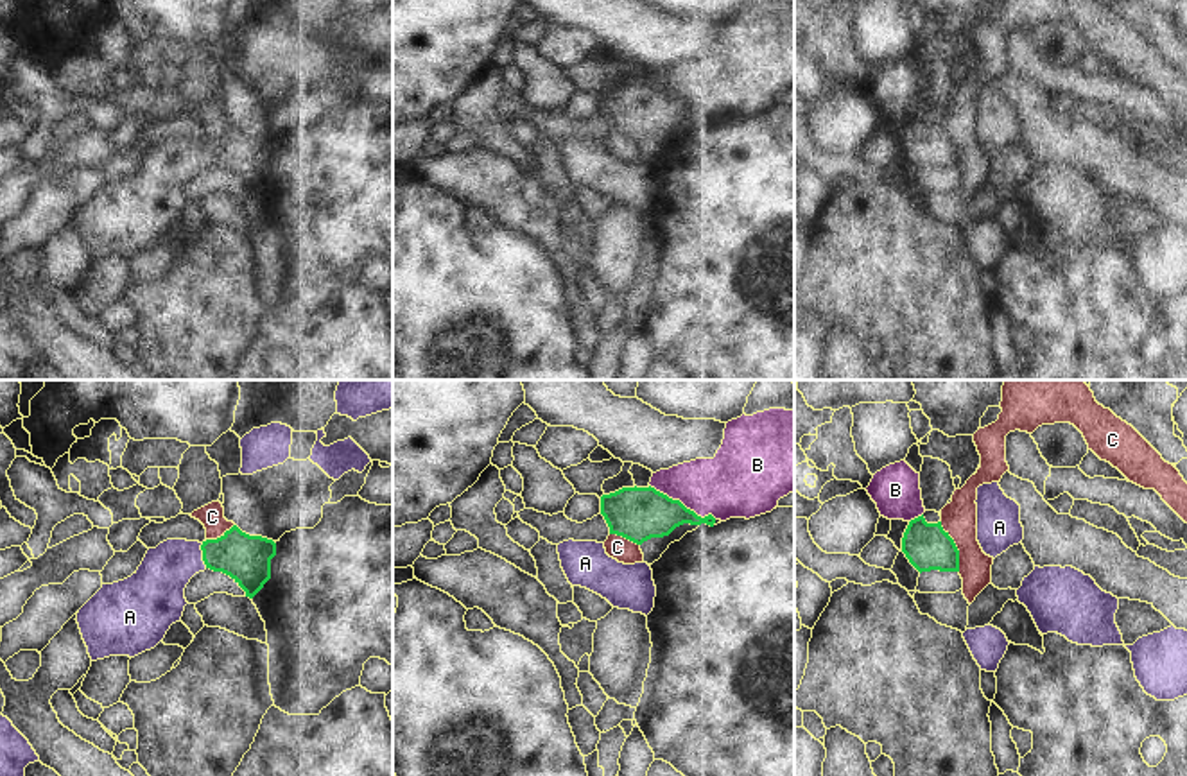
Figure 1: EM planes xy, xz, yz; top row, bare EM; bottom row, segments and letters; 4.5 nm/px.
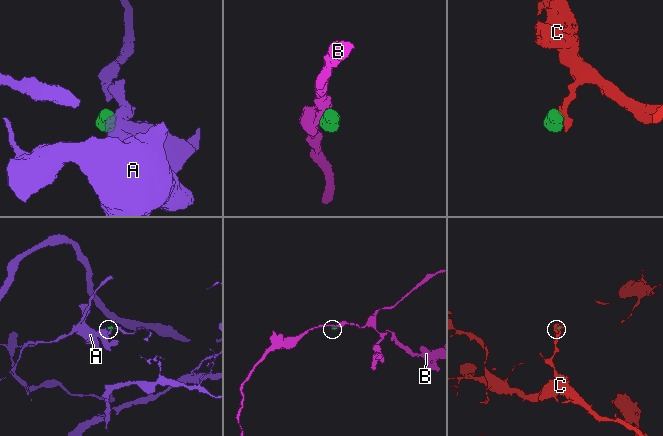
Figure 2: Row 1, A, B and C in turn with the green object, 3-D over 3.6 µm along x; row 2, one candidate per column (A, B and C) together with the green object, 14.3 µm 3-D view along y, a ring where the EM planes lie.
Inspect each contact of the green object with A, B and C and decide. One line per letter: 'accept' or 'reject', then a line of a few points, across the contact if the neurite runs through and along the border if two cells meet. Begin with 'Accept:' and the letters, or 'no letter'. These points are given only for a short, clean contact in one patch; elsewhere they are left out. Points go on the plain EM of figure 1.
Accept: A
A: accept; line xy (244, 156), (203, 155), (187, 156), (158, 185)
B: reject
C: reject; line yz (940, 119), (940, 124), (958, 149), (960, 169)

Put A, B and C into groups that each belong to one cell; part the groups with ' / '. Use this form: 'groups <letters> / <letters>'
groups A / B / C

